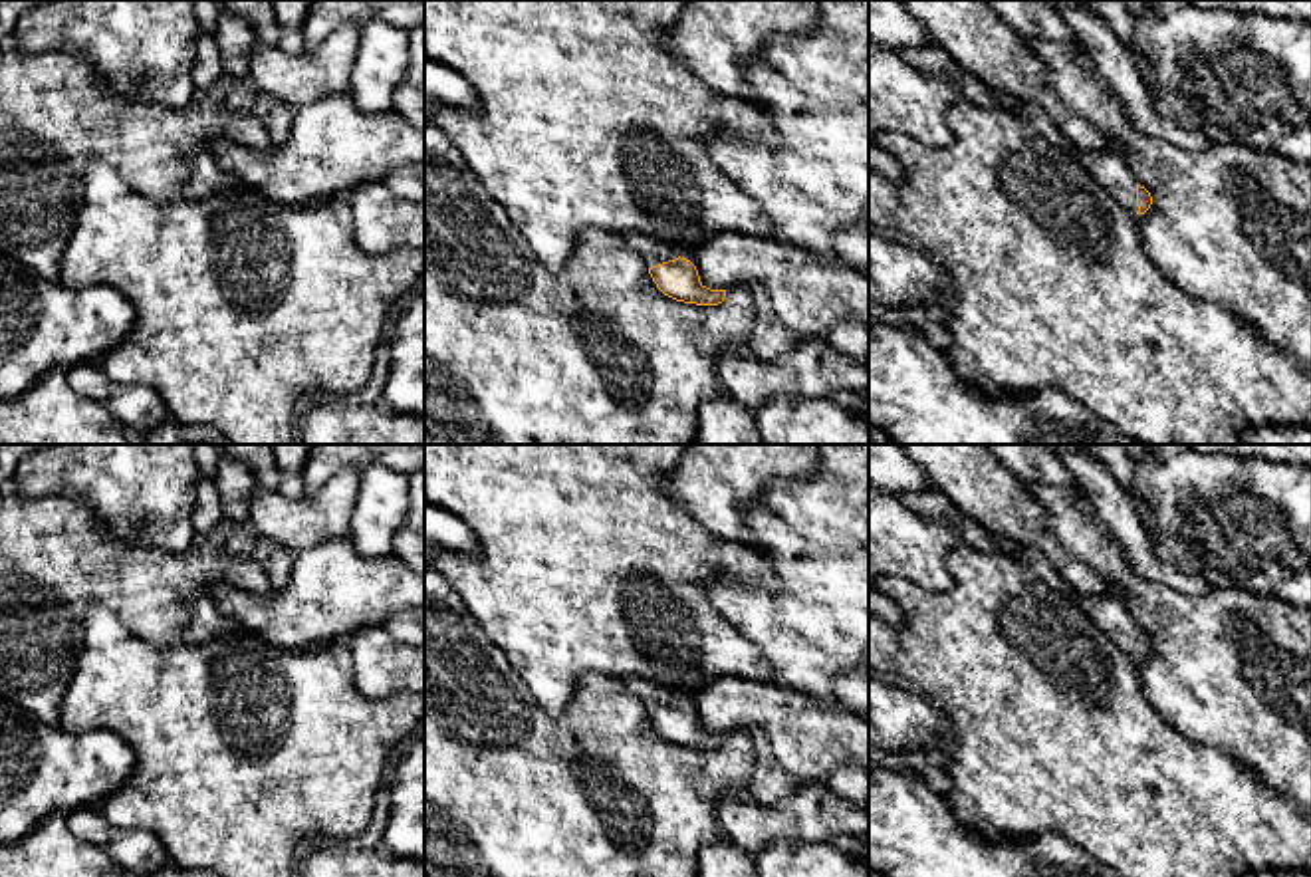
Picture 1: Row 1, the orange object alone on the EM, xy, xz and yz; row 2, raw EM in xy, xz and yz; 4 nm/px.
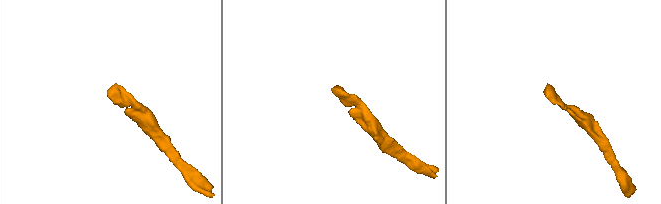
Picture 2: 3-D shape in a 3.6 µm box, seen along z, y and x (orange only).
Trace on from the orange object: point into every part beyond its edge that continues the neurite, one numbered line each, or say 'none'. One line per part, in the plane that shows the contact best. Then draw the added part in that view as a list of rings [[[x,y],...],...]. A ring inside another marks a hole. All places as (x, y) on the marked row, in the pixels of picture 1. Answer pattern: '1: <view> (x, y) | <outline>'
1: xz (651, 250) | [[[629,232],[623,238],[633,250],[641,254],[649,268],[678,258],[678,252],[670,244],[660,242],[653,236]]]

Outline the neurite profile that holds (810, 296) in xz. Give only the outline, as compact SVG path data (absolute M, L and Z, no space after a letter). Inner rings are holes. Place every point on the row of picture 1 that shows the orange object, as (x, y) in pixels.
M716 232L690 256L702 286L760 284L775 315L799 337L823 339L839 321L869 327L869 272L825 262L781 236Z

